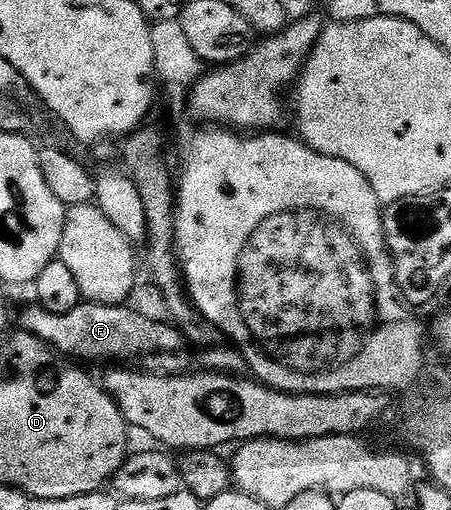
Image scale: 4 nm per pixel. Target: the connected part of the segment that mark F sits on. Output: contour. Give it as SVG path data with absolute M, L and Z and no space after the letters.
M83 300L81 305L72 307L72 311L56 315L43 305L31 303L22 313L21 328L46 342L55 353L82 363L129 363L152 373L167 375L187 372L191 368L192 349L181 331L165 320L153 321L130 308L126 305L101 305Z

